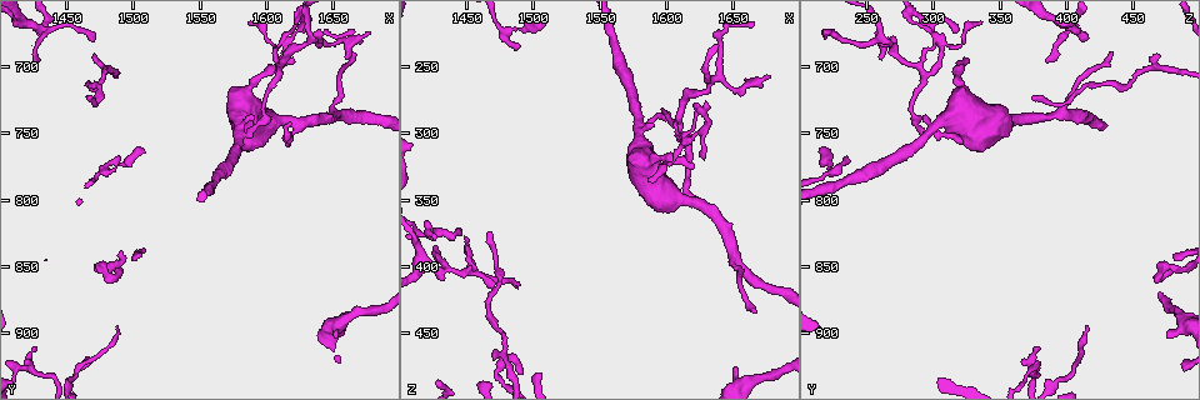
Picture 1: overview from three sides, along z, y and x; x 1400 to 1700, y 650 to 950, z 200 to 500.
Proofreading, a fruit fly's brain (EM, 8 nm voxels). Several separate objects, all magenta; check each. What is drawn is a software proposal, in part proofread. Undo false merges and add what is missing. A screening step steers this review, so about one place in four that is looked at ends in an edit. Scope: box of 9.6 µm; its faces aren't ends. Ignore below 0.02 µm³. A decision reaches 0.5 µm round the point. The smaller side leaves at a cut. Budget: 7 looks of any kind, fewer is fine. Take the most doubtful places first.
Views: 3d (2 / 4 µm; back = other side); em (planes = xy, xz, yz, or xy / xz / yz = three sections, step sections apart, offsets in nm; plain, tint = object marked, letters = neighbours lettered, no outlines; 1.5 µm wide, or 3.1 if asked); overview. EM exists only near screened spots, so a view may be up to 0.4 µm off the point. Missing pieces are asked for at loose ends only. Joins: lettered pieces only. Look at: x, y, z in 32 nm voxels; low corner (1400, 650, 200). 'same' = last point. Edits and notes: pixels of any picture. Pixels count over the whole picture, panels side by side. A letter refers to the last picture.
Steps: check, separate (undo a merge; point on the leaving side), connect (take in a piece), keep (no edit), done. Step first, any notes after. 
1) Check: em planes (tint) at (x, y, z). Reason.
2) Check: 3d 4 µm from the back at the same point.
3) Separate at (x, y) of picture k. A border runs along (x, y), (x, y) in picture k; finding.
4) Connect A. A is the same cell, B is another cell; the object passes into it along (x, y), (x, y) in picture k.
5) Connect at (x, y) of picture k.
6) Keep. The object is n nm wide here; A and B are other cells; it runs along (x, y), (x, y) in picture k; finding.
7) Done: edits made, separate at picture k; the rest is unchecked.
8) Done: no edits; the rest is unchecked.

Check: em yz step 4 (tint) at (1670, 690, 436).

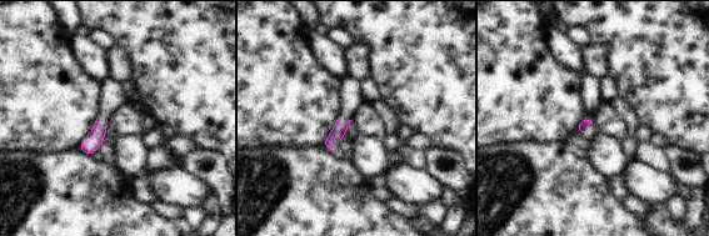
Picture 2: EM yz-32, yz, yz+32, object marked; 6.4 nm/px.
Check: em yz step 4 (letters) at the same point. See the neighbours.

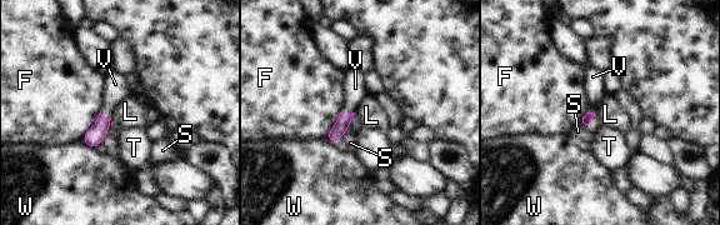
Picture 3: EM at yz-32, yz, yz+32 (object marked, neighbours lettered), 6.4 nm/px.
Connect V. V is the same cell, F, L, S, T and W are other cells; the object passes into it along (343, 124), (348, 116), (355, 90) in picture 3; the neuron continues.

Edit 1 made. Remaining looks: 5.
Check: em xz step 4 (letters) at (1676, 674, 262).

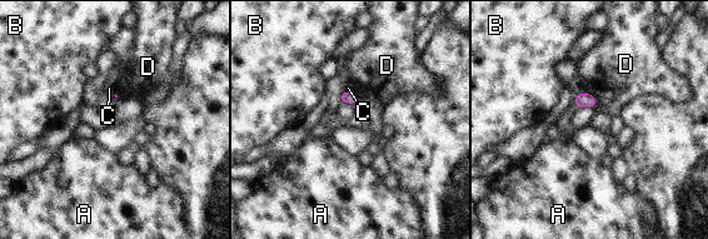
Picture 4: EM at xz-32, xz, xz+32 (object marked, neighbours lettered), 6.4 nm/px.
Keep. The longest contact is with D, 130 nm; A, B, C and D are other cells; none of them fits.

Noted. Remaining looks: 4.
Done: edits made, connect at picture 3; the rest is unchecked.

